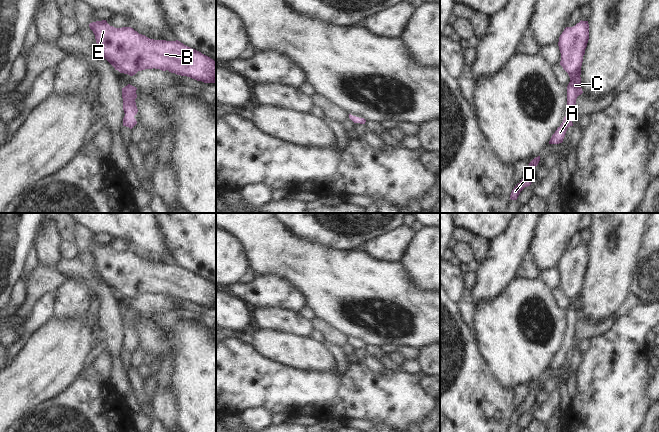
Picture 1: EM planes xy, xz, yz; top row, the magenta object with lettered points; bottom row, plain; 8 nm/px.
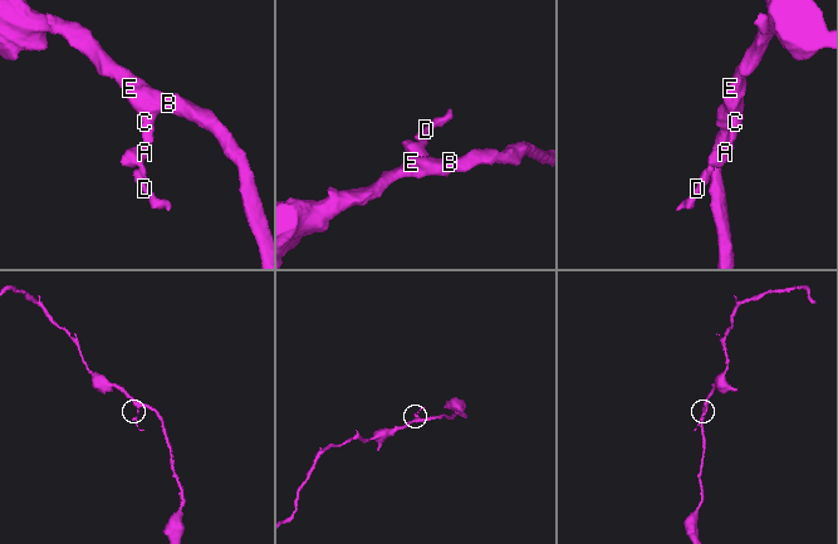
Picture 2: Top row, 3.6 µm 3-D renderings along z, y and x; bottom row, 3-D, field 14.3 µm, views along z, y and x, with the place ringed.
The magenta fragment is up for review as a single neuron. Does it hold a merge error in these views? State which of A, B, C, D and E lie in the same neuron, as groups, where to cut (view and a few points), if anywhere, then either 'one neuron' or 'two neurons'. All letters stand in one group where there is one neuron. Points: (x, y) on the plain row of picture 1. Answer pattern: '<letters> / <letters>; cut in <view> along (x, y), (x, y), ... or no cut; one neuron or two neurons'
A B C D E; no cut; one neuron

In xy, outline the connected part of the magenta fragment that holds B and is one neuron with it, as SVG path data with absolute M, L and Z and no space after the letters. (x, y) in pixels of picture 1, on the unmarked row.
M106 244L89 248L93 255L97 271L102 280L120 297L135 299L145 293L168 294L181 300L187 300L204 307L216 307L216 286L201 276L192 273L180 265L154 264L139 258L131 251L115 252Z

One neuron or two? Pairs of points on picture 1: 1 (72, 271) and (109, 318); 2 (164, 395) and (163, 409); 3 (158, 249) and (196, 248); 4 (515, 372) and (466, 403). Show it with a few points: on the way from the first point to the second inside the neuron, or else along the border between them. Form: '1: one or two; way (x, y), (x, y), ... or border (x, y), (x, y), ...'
1: one; way (86, 277), (106, 297), (107, 304)
2: one; way (163, 398), (163, 406)
3: two; border (159, 227), (170, 254)
4: two; border (486, 362), (496, 380), (502, 386), (514, 390)

